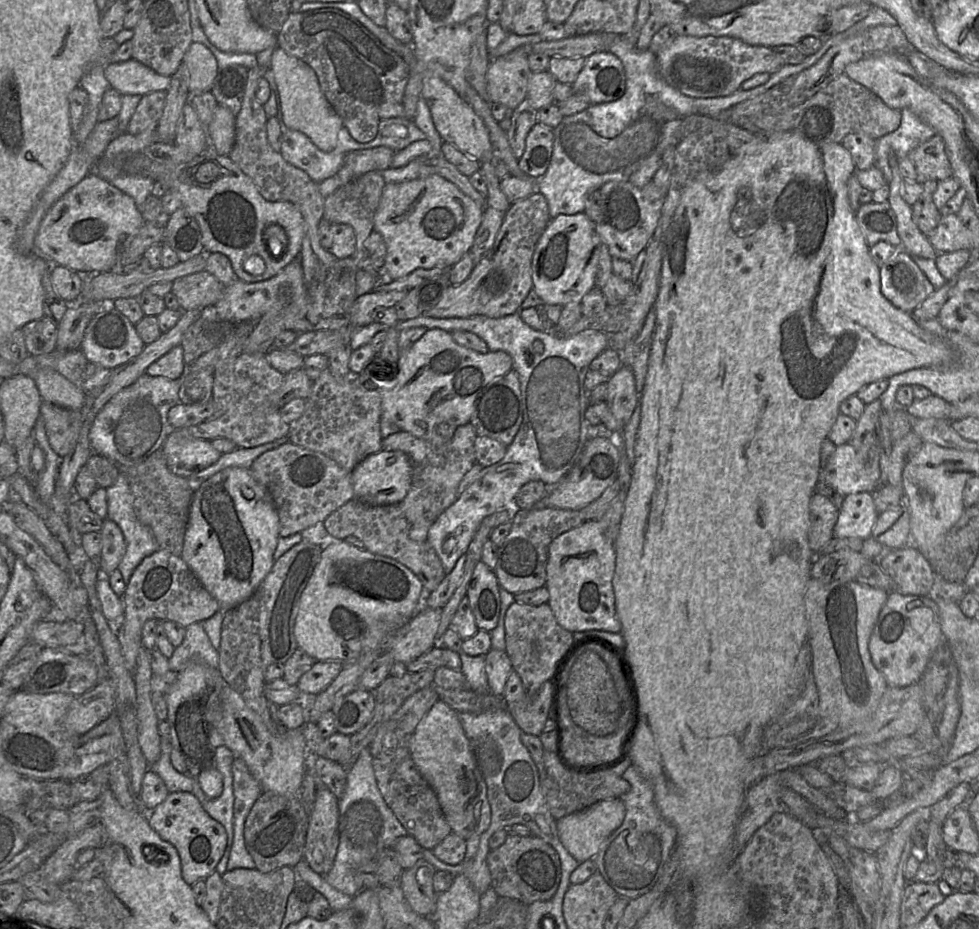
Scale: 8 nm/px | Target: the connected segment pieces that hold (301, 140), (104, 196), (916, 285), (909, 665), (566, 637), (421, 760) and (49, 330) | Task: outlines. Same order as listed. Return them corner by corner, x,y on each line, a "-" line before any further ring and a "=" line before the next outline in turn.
279,104
279,110
277,112
277,117
279,120
280,125
280,134
281,134
281,147
280,147
280,154
281,156
291,165
303,170
312,181
316,184
322,182
323,180
333,177
337,174
341,166
343,165
343,160
345,156
357,150
366,150
370,148
375,148
383,146
387,140
394,139
395,136
384,136
384,130
387,126
390,125
406,125
408,121
405,117
396,117
396,118
389,118
389,119
382,119
378,125
378,131
376,137
366,143
357,142
349,133
349,131
342,127
338,133
338,140
335,148
329,152
323,151
319,149
307,136
303,133
292,130
288,128
283,120
283,112
282,112
282,105
=
90,172
47,211
34,238
34,254
80,274
114,271
123,242
136,235
144,223
141,210
130,196
=
902,249
880,267
880,274
883,295
908,313
936,290
913,258
=
889,592
869,640
869,652
875,667
883,674
889,687
907,687
919,682
939,644
943,640
939,609
929,596
902,595
=
514,601
506,612
505,651
528,694
535,694
546,681
551,683
559,659
573,640
573,632
559,625
548,603
534,606
=
438,700
418,724
410,741
410,750
417,770
437,795
452,832
464,840
480,837
491,822
487,786
476,766
458,712
=
43,317
22,327
24,341
30,355
42,355
56,349
57,325

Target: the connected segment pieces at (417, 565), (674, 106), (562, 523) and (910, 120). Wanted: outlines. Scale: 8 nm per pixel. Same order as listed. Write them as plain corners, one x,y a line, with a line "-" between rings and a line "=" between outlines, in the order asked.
353,498
331,513
323,524
331,539
344,540
350,535
356,536
364,543
366,550
407,566
421,581
425,594
434,591
446,575
432,546
427,541
419,542
410,538
411,525
398,504
370,505
=
874,7
862,20
855,23
846,31
824,38
823,45
812,55
806,57
802,62
785,65
777,72
770,74
766,83
751,90
738,90
731,95
714,98
692,98
681,94
678,90
670,86
659,74
656,55
649,49
640,51
636,47
628,45
623,35
609,34
615,36
607,50
616,55
622,62
625,71
625,91
624,94
613,101
590,105
586,109
570,116
564,116
562,121
553,128
554,142
552,157
546,173
538,180
538,190
546,198
551,219
559,215
574,215
583,213
585,209
586,194
597,190
603,184
610,181
628,181
630,176
638,171
648,162
661,159
664,150
671,144
676,143
675,135
684,117
700,114
715,117
722,111
739,104
748,99
754,98
773,86
781,83
790,76
796,75
811,67
820,60
826,52
842,40
860,34
865,30
878,25
896,25
896,19
885,9
=
532,508
516,510
512,528
498,546
498,560
494,569
499,585
512,594
545,586
548,547
557,536
584,522
580,511
560,508
=
908,108
901,110
899,127
881,138
882,141
893,141
892,150
898,161
907,157
912,149
935,136
936,131

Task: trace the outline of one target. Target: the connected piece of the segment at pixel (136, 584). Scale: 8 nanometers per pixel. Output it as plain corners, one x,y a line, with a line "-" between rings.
159,549
145,557
134,570
123,596
124,616
116,634
125,666
134,672
142,644
142,628
146,621
170,620
186,627
206,620
221,610
219,602
206,590
198,577
184,561
168,550

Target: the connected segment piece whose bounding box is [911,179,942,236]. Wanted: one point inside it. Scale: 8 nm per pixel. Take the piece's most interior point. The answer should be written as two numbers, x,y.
926,215

